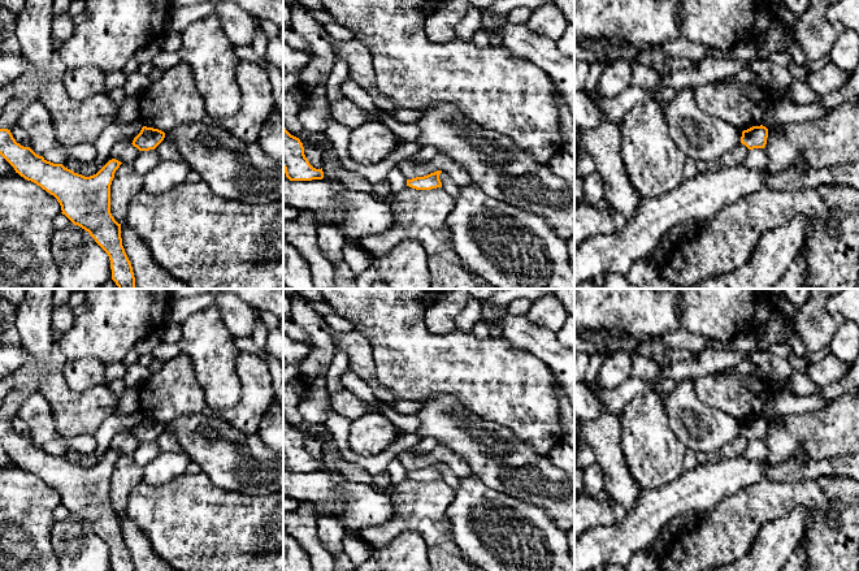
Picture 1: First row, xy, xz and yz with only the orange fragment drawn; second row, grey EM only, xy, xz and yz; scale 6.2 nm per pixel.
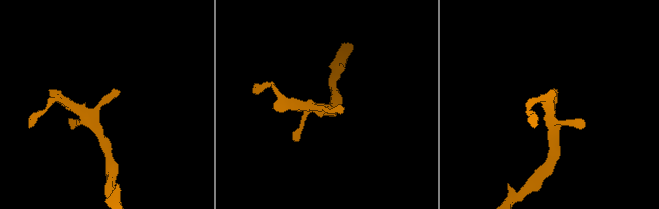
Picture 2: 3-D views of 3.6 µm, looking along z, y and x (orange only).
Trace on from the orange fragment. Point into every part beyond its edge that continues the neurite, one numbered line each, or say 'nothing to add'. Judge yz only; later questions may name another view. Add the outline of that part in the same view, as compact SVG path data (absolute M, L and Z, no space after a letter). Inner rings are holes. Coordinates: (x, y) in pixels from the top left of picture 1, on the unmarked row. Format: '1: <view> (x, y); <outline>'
nothing to add

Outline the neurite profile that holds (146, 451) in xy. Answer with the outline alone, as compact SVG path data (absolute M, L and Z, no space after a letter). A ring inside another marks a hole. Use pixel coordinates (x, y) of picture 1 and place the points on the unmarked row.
M156 441L142 442L133 454L134 460L144 467L160 454Z

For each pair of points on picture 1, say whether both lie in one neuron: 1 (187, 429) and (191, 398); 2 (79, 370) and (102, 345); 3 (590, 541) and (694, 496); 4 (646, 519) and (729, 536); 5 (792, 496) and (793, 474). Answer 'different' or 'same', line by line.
1: different
2: different
3: same
4: different
5: different

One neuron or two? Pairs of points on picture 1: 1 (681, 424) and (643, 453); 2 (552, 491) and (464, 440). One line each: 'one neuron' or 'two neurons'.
1: two neurons
2: one neuron

